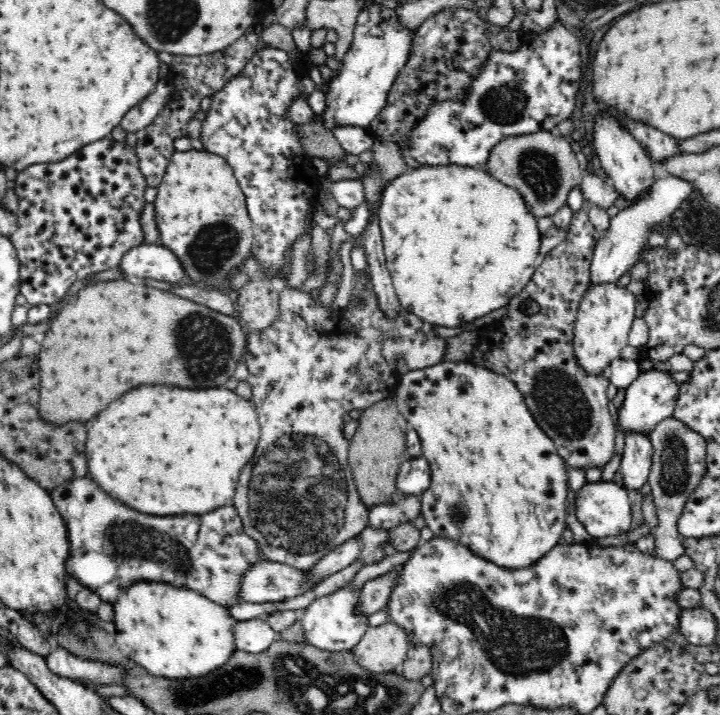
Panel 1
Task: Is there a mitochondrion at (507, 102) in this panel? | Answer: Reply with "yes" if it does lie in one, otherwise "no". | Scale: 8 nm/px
yes

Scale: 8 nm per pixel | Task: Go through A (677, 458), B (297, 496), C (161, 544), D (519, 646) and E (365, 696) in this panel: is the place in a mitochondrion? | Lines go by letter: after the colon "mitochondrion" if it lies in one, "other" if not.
A: mitochondrion
B: mitochondrion
C: mitochondrion
D: mitochondrion
E: mitochondrion

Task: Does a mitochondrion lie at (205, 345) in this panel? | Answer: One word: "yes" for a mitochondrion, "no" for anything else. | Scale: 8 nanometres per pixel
yes

